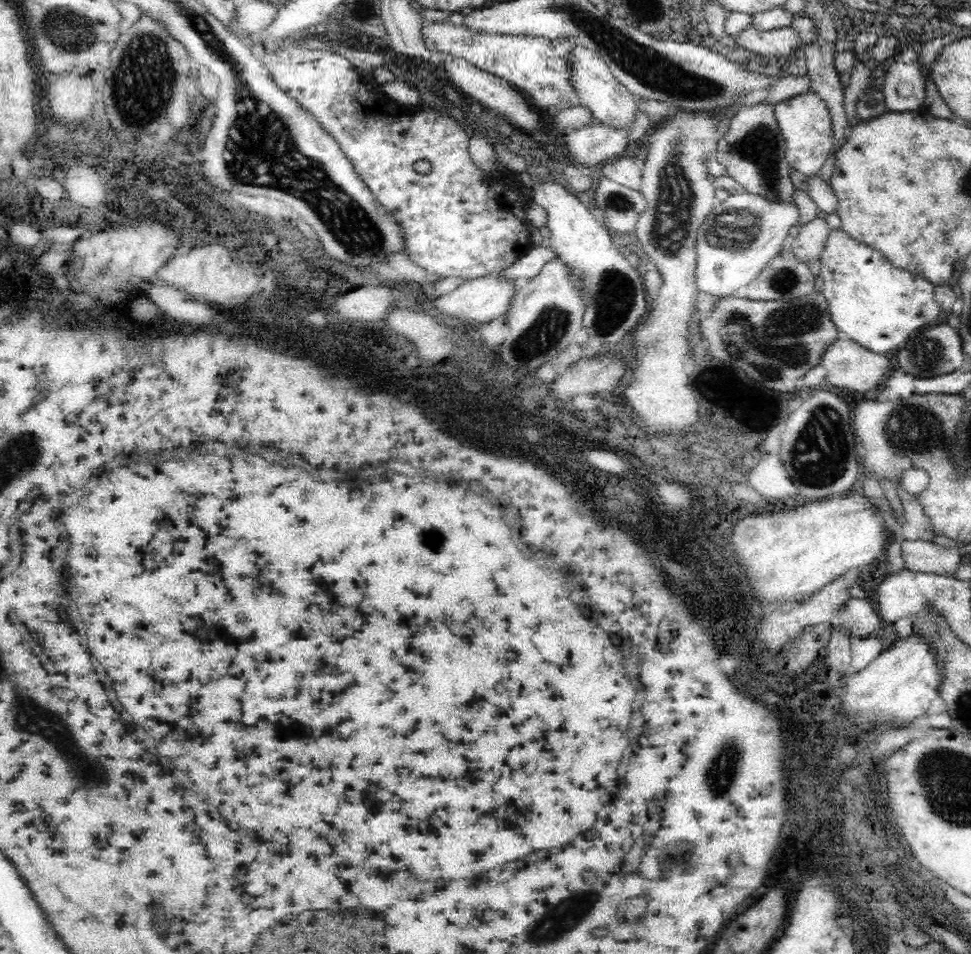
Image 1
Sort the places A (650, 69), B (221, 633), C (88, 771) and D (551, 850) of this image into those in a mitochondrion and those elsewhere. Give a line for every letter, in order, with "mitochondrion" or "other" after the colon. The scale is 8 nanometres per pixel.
A: mitochondrion
B: other
C: other
D: other

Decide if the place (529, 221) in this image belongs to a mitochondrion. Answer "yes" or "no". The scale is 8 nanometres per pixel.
no

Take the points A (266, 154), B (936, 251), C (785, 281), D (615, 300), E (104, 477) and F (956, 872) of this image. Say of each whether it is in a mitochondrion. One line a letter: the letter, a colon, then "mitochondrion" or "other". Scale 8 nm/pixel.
A: mitochondrion
B: other
C: mitochondrion
D: mitochondrion
E: other
F: other

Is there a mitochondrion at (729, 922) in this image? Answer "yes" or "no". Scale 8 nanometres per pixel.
no

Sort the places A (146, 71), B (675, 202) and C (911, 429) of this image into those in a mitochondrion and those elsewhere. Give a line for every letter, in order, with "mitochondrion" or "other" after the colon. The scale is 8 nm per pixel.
A: mitochondrion
B: mitochondrion
C: mitochondrion

